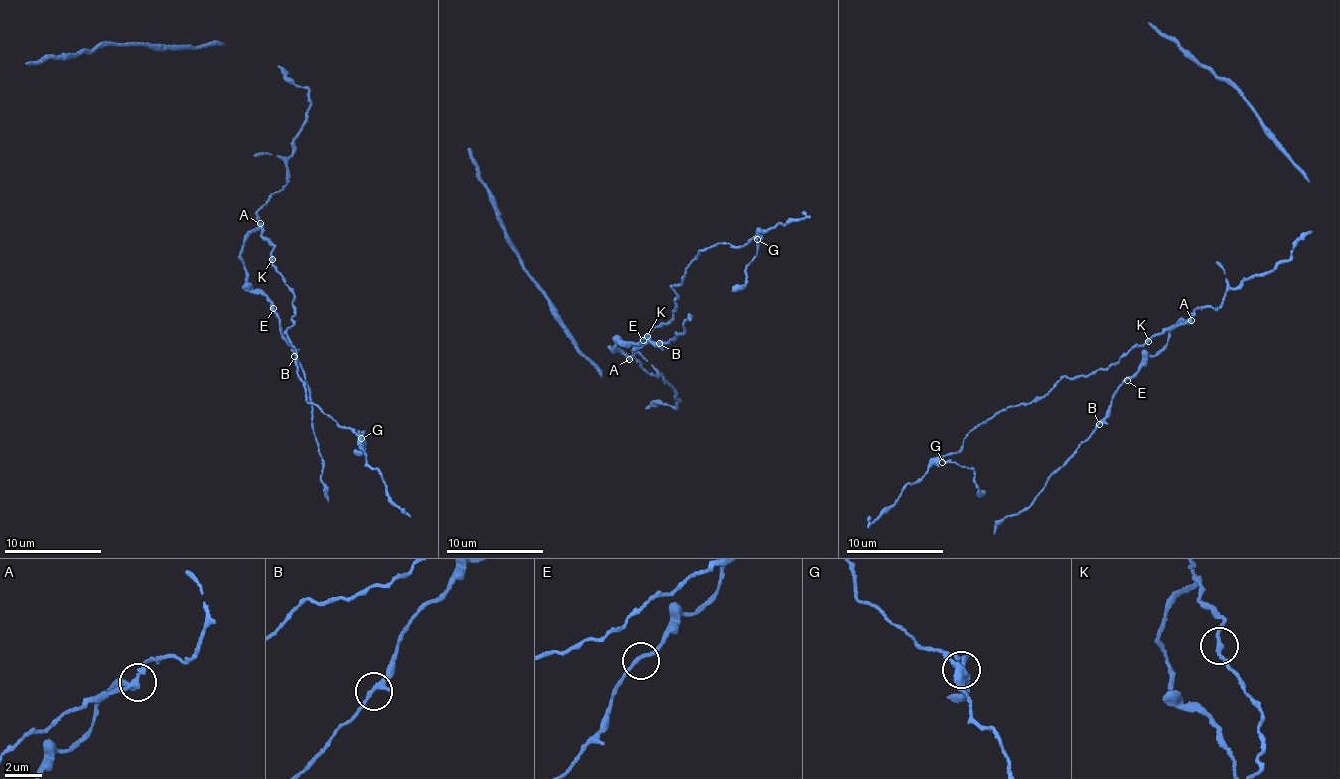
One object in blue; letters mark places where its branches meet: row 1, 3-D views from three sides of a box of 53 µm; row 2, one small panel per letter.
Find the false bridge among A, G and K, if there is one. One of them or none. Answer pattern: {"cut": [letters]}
{"cut": ["A"]}

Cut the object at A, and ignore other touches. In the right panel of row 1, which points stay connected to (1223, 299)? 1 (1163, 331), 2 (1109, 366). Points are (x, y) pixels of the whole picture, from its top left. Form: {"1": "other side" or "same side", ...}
{"1": "same side", "2": "same side"}

